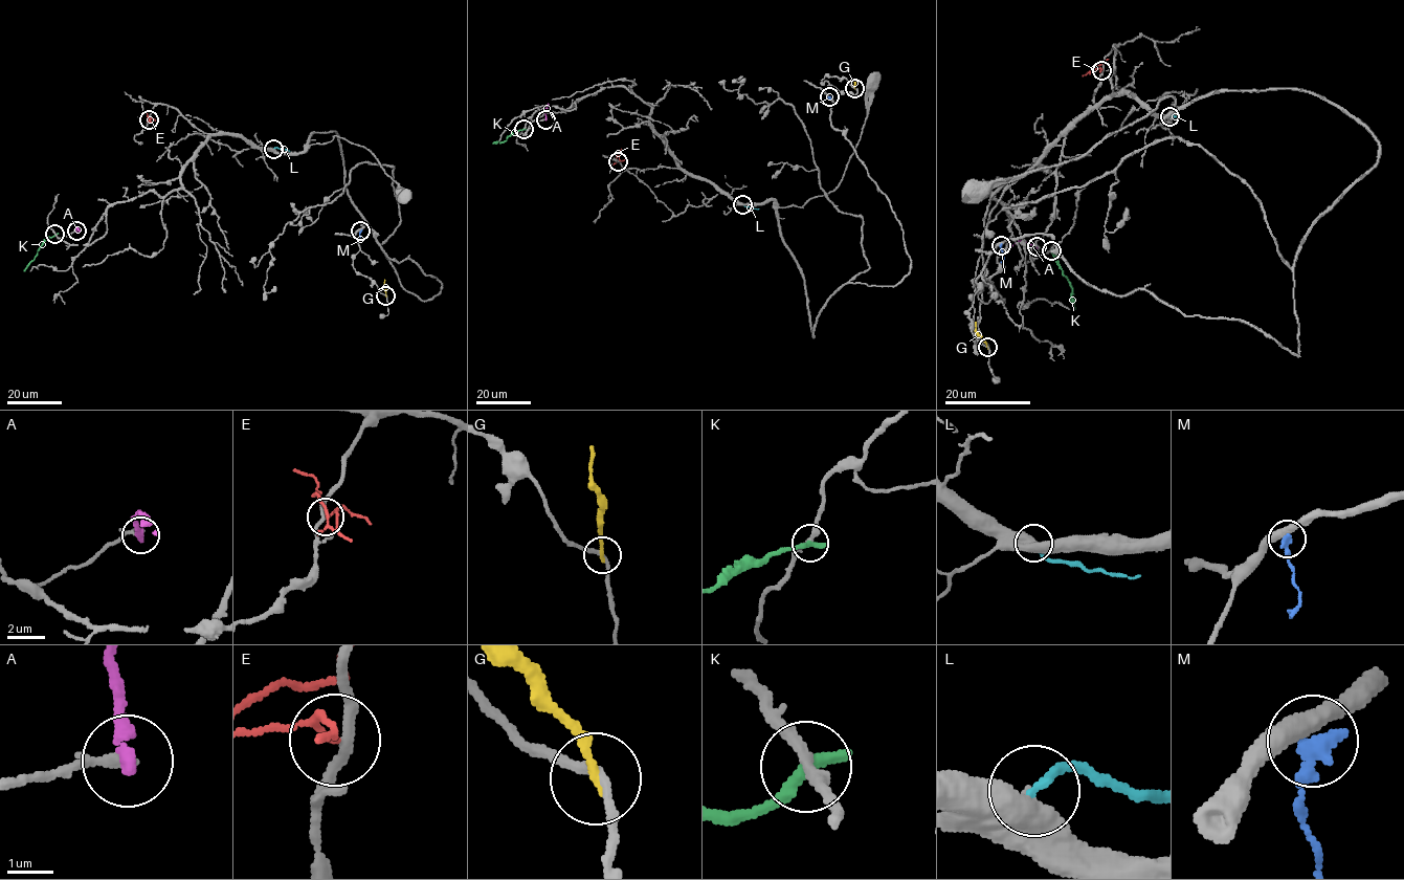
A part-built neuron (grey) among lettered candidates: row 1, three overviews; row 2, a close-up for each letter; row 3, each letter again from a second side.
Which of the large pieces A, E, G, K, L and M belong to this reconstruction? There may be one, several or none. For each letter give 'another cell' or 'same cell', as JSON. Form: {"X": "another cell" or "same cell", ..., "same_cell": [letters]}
{"A": "another cell", "E": "another cell", "G": "another cell", "K": "another cell", "L": "another cell", "M": "another cell", "same_cell": []}

